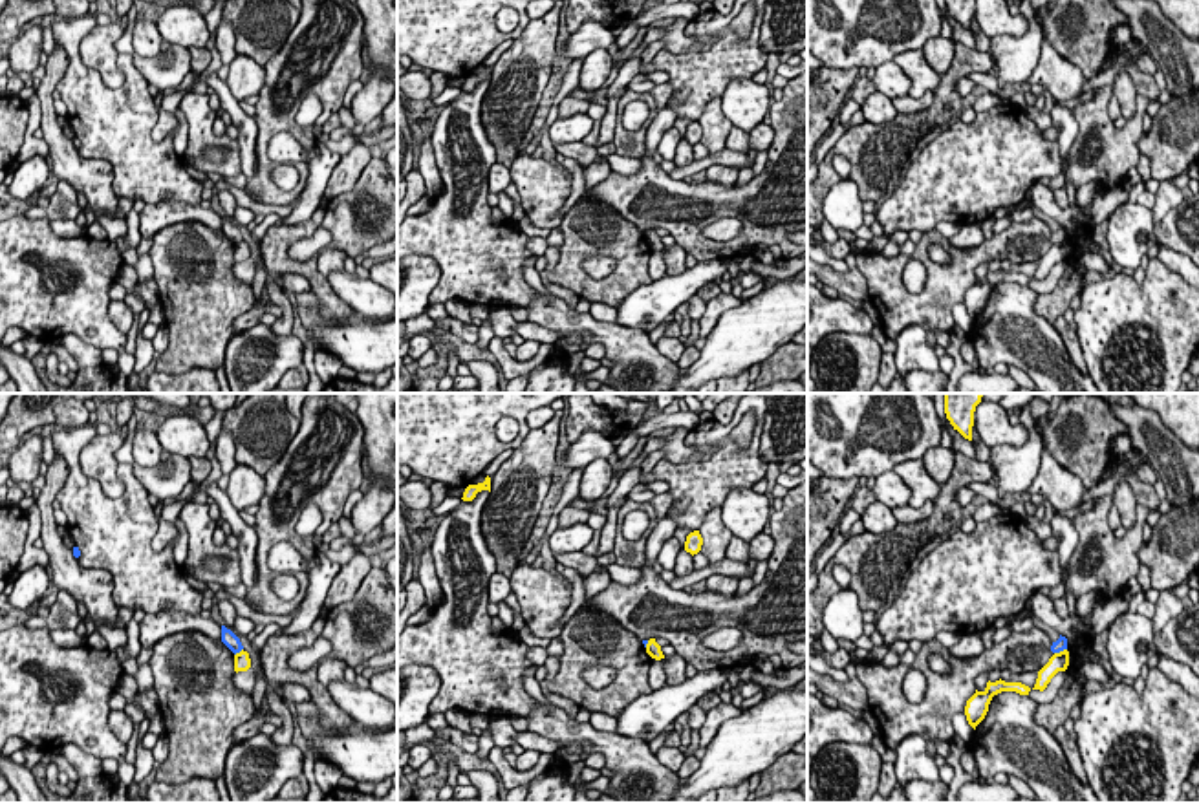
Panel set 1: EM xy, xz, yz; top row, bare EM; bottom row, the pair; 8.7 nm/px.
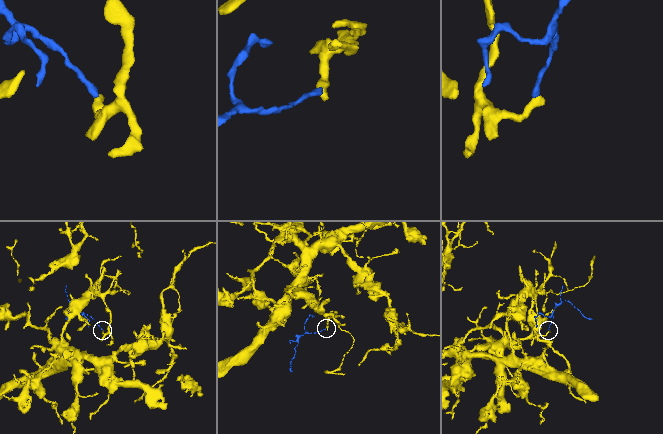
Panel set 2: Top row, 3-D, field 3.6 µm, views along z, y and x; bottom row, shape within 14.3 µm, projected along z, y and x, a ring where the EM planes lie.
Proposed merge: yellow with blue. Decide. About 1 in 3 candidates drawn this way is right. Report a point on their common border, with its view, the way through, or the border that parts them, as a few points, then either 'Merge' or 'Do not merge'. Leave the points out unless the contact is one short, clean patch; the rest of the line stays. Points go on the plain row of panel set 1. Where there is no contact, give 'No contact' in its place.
Touches yellow at yz (1060, 242). Boundary: yz (1066, 238), (1055, 244). Do not merge

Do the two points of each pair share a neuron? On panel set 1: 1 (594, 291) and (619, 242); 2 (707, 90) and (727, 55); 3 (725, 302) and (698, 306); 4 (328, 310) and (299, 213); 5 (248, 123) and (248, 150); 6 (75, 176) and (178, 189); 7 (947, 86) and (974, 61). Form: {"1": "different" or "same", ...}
{"1": "same", "2": "same", "3": "different", "4": "different", "5": "same", "6": "different", "7": "same"}

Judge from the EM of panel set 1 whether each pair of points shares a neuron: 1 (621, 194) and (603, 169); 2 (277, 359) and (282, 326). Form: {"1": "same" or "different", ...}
{"1": "different", "2": "different"}

